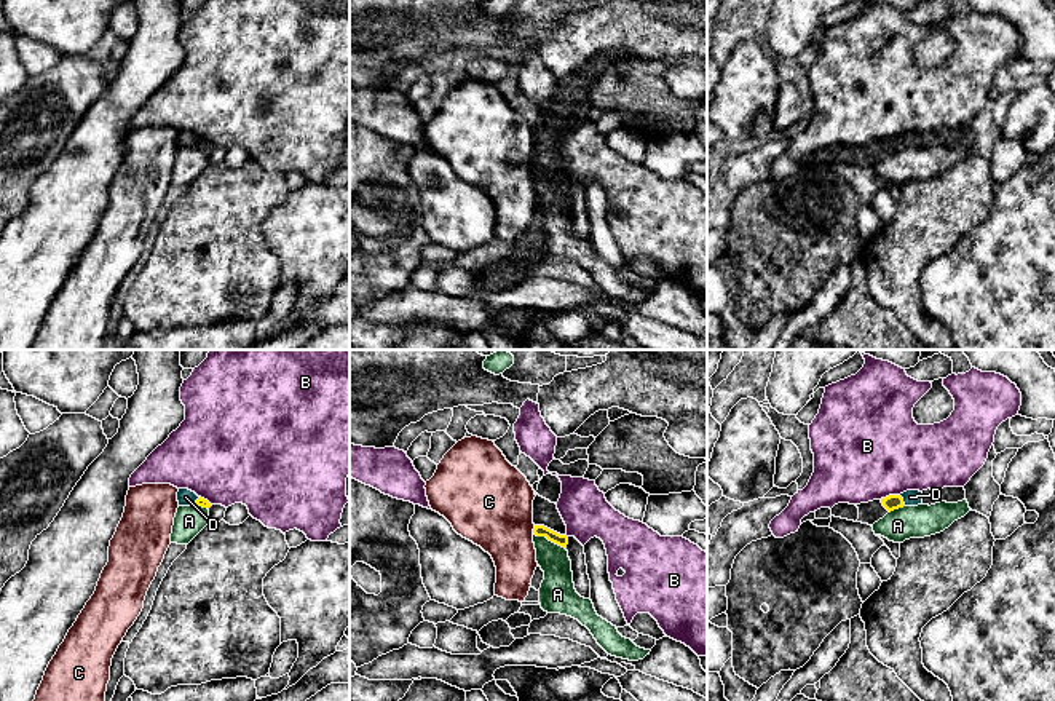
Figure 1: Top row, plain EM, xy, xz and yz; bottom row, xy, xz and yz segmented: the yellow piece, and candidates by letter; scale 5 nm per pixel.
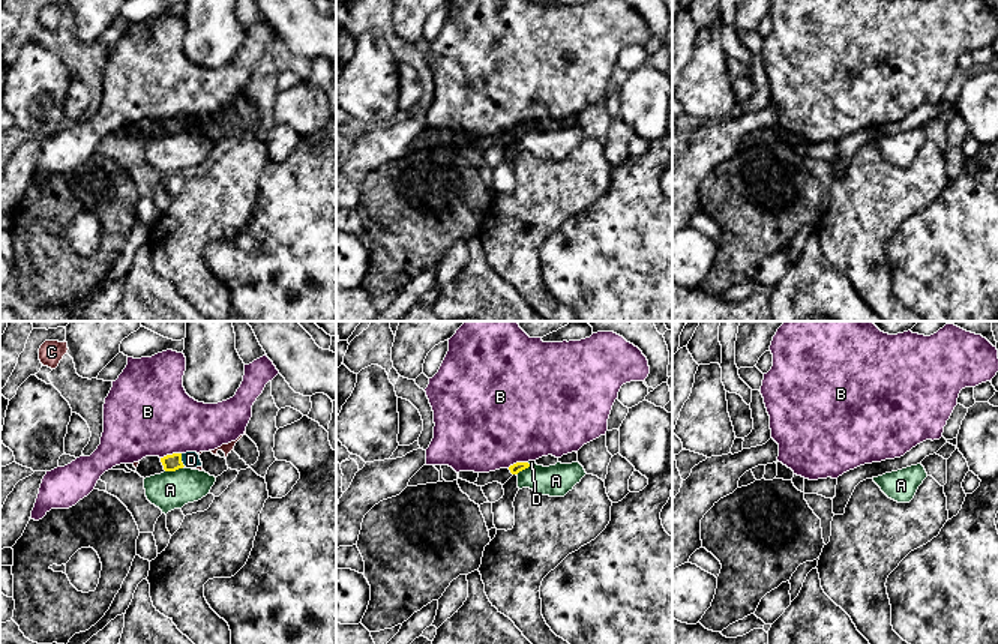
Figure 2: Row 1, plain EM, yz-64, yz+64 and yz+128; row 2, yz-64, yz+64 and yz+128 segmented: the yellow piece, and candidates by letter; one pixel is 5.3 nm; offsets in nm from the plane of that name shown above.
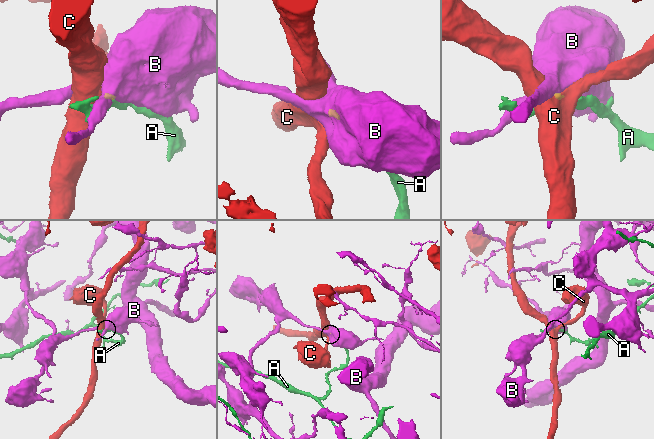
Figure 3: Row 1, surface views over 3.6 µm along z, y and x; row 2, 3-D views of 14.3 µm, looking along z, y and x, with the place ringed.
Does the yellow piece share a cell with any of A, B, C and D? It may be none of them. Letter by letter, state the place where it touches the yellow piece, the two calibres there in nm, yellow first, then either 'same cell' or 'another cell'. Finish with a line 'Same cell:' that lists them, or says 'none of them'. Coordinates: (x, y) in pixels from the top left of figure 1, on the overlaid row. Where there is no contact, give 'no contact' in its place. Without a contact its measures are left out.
A: meets yellow in xz at (549, 540); 60 nm thick on the yellow side, 170 nm on the other; another cell
B: meets yellow in yz at (889, 495); 80 nm thick on the yellow side, 500 nm on the other; another cell
C: meets yellow in xz at (533, 529); 60 nm thick on the yellow side, 420 nm on the other; another cell
D: meets yellow in yz at (902, 500); 80 nm thick on the yellow side, 80 nm on the other; same cell
Same cell: D

